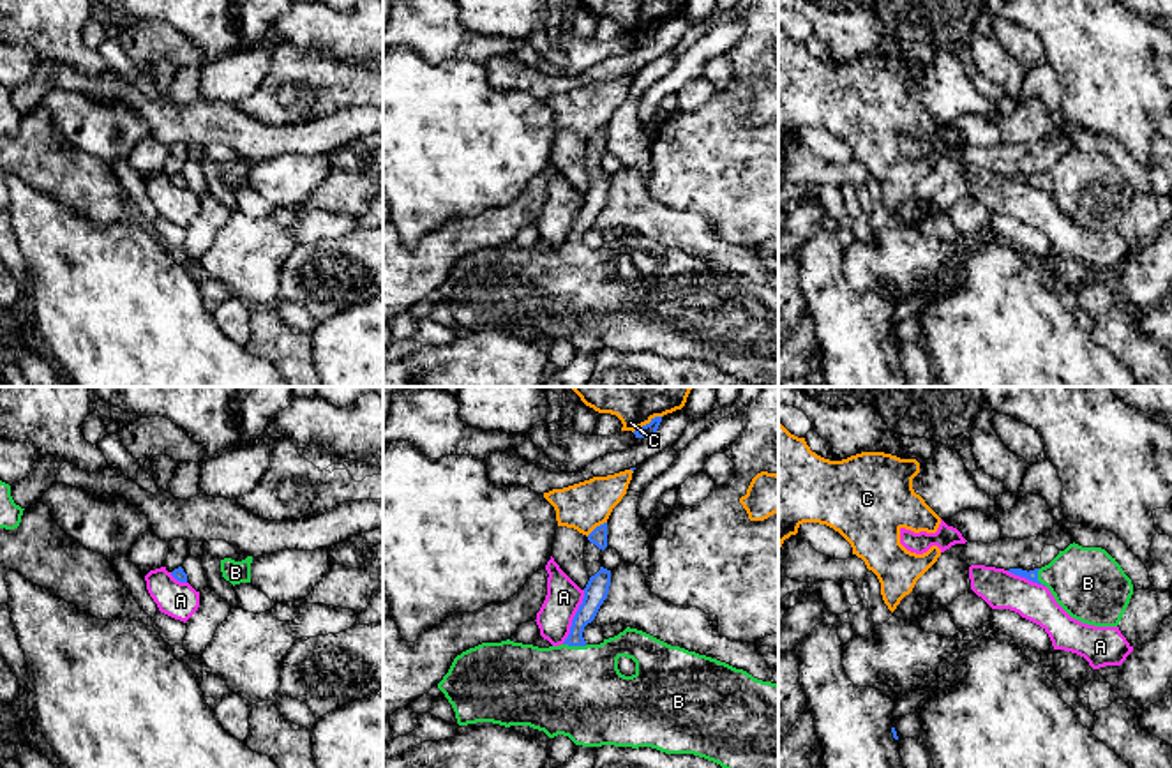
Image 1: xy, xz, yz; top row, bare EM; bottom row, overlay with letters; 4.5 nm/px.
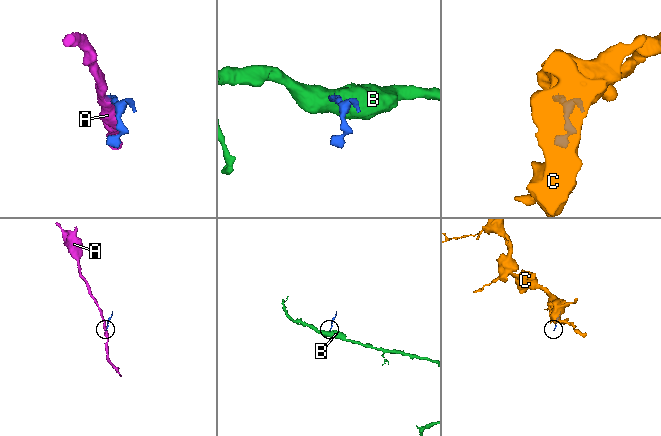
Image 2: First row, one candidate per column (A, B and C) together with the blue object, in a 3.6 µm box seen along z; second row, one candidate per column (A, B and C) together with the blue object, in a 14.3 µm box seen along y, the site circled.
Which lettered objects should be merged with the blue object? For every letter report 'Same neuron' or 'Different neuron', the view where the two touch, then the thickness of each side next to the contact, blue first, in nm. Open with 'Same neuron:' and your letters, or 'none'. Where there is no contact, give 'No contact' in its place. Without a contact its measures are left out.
Same neuron: B
A: Different neuron. Touches blue in xz. Thickness 110 nm (blue) against 160 nm
B: Same neuron. Touches blue in xz. Thickness 100 nm (blue) against 420 nm
C: Different neuron. Touches blue in xz. Thickness 60 nm (blue) against 320 nm

